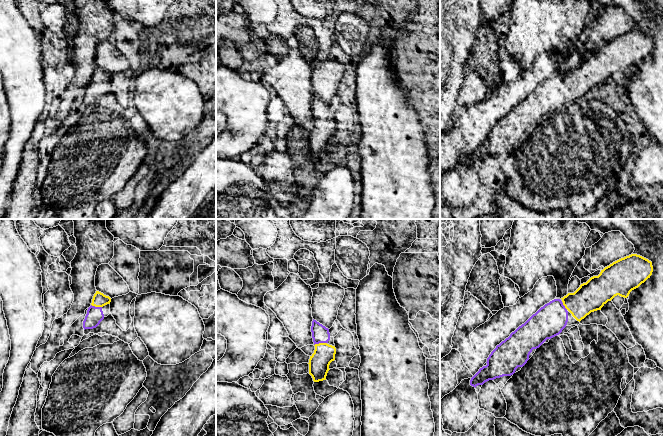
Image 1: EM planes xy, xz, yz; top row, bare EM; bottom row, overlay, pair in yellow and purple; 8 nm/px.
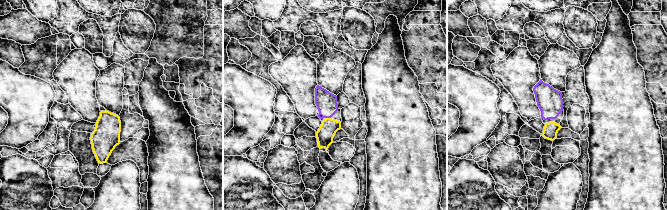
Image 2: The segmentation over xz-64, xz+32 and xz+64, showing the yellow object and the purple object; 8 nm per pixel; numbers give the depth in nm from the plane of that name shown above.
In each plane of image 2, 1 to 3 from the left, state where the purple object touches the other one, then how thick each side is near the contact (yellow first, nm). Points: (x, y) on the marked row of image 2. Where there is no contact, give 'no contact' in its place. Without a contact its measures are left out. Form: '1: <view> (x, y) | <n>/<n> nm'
1: no contact
2: xz+32 (328, 118) | 140/170 nm
3: no contact

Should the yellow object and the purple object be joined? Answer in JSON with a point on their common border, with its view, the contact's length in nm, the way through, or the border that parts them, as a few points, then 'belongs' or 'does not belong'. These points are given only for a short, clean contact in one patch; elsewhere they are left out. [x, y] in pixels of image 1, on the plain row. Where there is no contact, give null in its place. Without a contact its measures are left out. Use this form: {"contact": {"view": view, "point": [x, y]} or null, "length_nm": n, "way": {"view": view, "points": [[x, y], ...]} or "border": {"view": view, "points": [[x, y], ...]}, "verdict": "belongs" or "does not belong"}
{"contact": {"view": "xz", "point": [320, 119]}, "length_nm": 110, "way": {"view": "xz", "points": [[324, 130], [320, 119], [320, 110]]}, "verdict": "belongs"}

